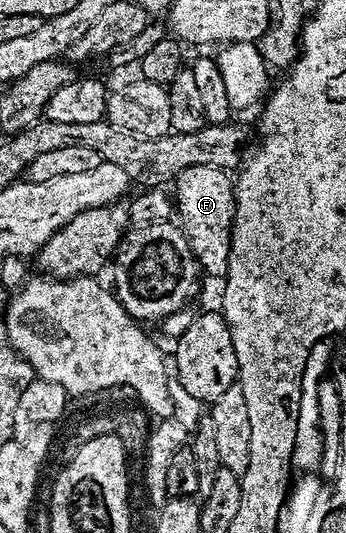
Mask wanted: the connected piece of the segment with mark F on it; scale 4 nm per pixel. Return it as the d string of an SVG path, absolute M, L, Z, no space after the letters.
M194 164L194 168L186 168L176 177L174 189L174 210L199 269L203 273L205 270L212 278L223 279L228 273L228 261L232 251L232 223L236 220L236 188L233 175L210 164Z

